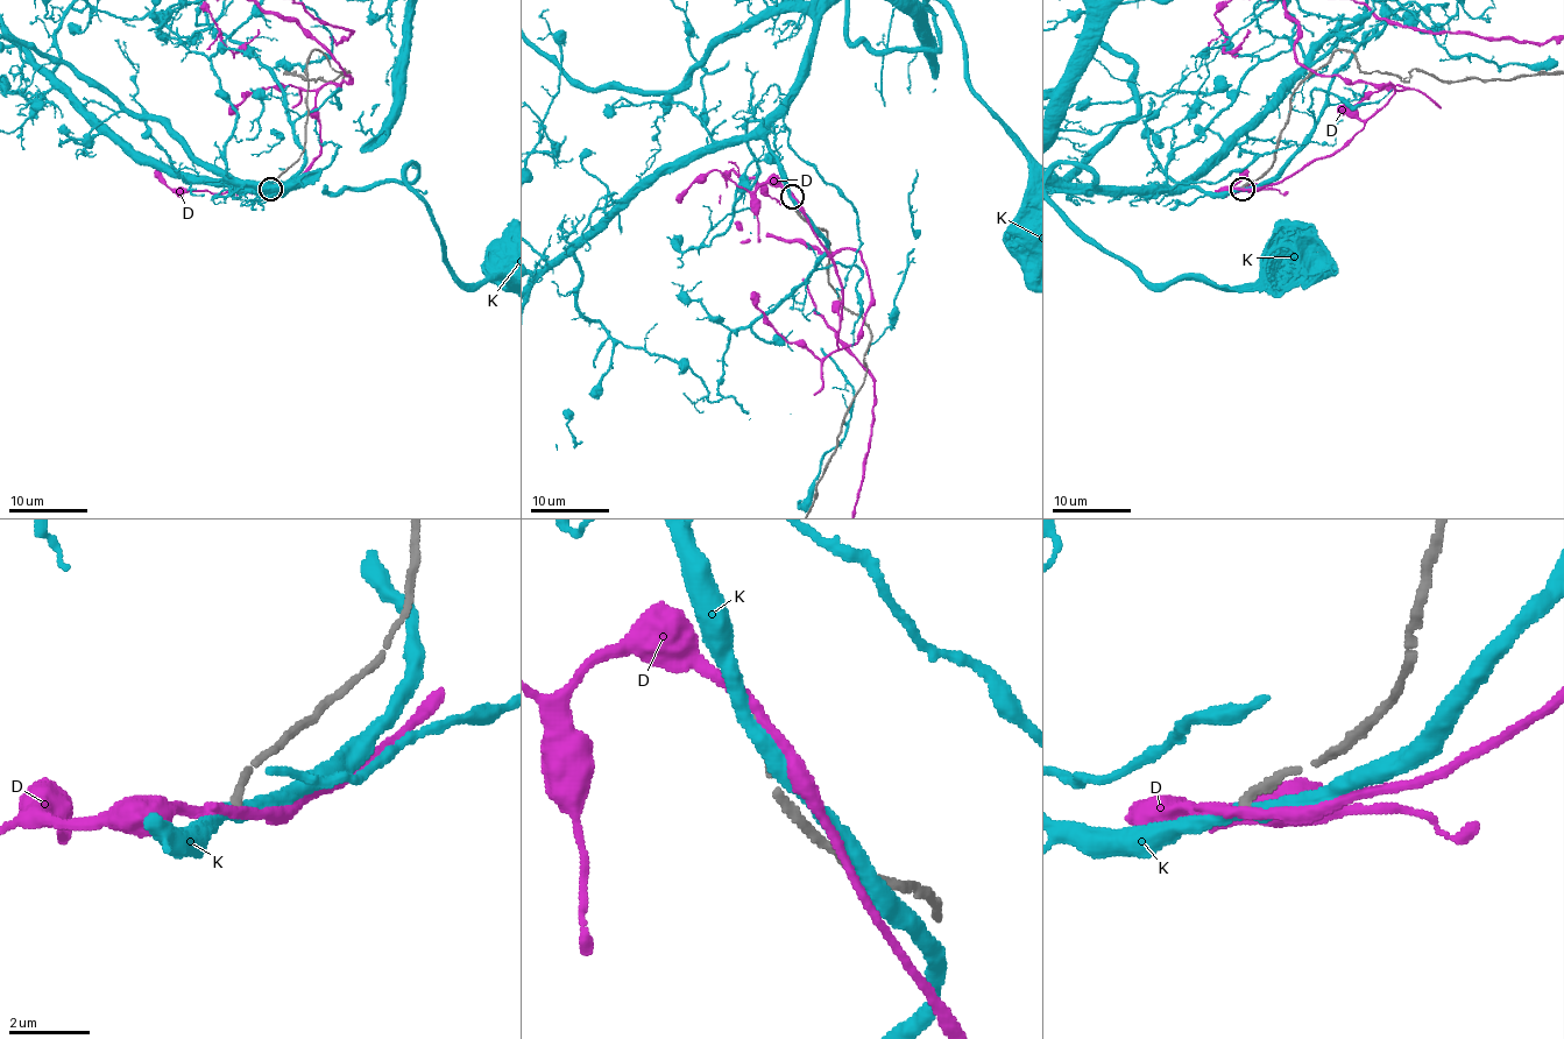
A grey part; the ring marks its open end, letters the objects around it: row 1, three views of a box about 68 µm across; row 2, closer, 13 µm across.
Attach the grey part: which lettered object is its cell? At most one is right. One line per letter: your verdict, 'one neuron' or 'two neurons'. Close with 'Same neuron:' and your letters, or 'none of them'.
D: two neurons
K: two neurons
Same neuron: none of them

